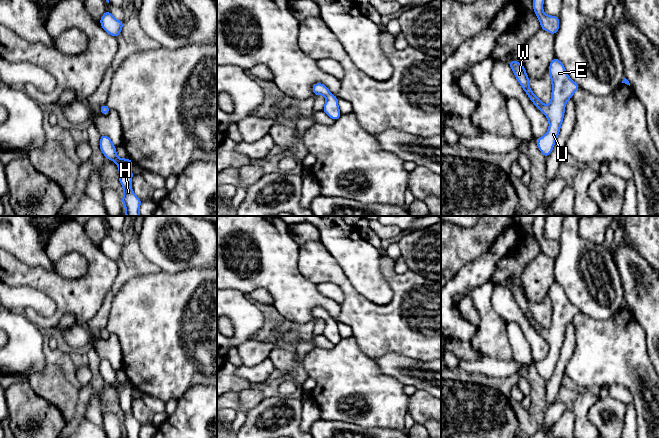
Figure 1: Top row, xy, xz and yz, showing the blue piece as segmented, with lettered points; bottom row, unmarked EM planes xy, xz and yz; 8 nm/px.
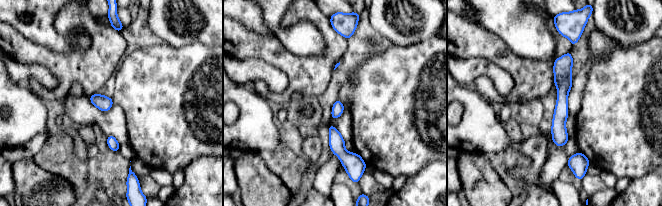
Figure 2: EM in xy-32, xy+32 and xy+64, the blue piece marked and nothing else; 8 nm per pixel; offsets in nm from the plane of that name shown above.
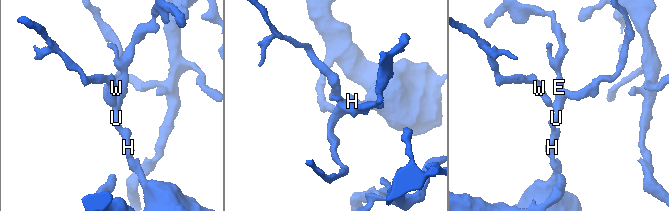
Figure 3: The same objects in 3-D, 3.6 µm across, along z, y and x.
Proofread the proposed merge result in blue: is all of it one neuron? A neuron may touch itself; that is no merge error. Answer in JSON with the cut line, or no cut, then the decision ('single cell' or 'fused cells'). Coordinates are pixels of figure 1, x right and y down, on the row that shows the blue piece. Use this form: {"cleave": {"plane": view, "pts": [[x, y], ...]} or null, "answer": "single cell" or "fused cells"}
{"cleave": null, "answer": "single cell"}

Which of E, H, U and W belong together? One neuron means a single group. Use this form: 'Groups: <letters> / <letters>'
Groups: E H U W

